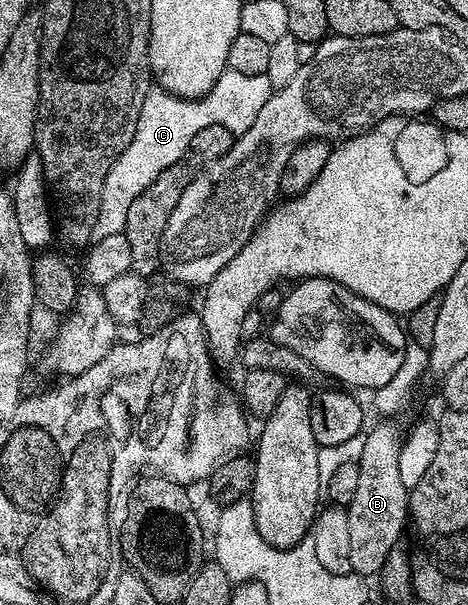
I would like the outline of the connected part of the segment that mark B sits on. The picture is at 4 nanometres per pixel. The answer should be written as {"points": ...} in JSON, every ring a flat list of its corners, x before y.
{"points":[[377,426,361,442,361,456,357,462,359,484,356,485,355,498,347,507,351,520,351,571,362,576,380,575,383,564,392,550,398,549,401,533,407,530,409,516,410,487,403,484,399,477,399,448,401,438,393,426]]}

